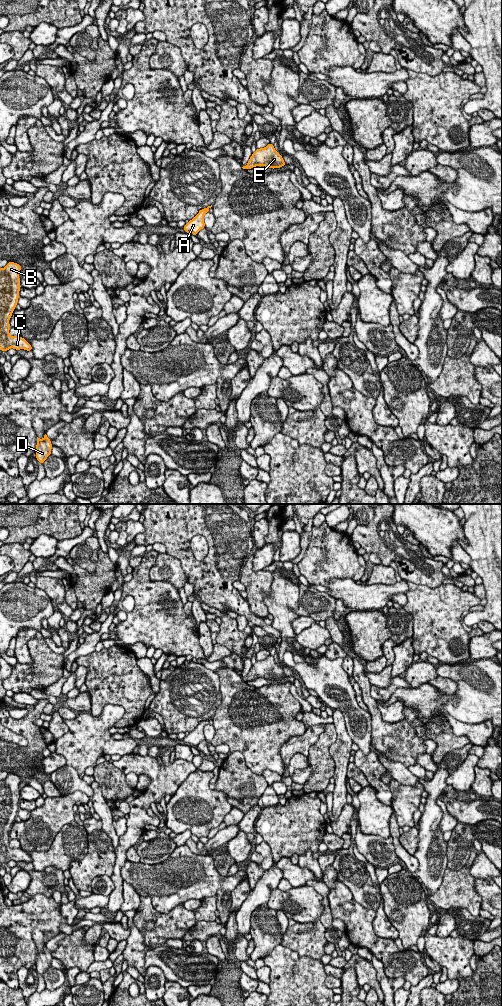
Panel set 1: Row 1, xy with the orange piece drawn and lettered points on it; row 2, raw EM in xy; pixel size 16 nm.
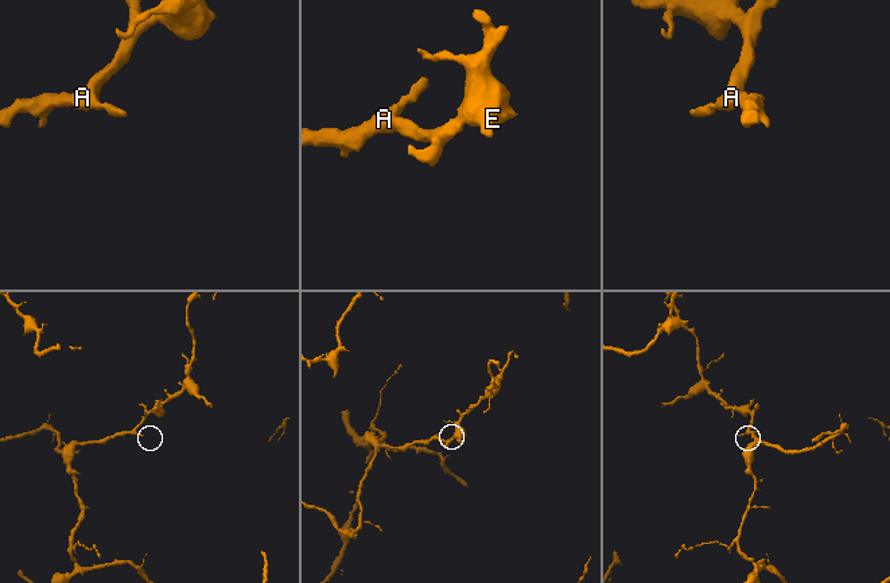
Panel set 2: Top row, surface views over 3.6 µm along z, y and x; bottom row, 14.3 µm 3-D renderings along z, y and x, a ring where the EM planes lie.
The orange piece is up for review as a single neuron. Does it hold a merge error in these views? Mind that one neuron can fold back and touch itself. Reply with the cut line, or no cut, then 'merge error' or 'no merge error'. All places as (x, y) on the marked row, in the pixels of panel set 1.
no cut | no merge error

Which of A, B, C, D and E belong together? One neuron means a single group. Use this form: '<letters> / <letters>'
A B C D E

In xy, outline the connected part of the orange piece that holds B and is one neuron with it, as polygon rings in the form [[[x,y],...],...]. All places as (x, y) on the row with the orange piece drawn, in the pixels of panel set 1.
[[[8,262],[5,268],[0,268],[0,350],[10,348],[32,351],[32,346],[21,336],[9,334],[9,320],[18,303],[21,288],[19,272],[21,265]]]

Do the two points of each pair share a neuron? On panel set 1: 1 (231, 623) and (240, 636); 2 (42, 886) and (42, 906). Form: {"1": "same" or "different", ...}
{"1": "same", "2": "different"}

